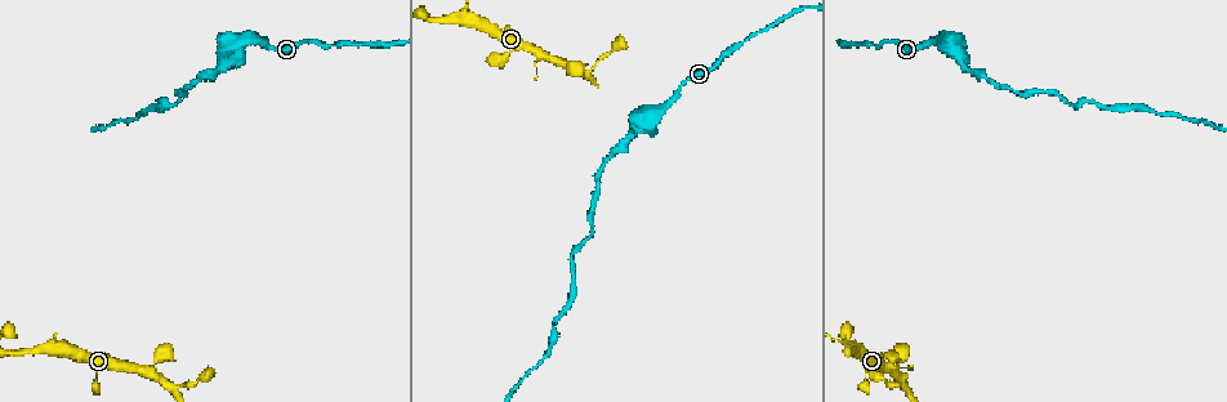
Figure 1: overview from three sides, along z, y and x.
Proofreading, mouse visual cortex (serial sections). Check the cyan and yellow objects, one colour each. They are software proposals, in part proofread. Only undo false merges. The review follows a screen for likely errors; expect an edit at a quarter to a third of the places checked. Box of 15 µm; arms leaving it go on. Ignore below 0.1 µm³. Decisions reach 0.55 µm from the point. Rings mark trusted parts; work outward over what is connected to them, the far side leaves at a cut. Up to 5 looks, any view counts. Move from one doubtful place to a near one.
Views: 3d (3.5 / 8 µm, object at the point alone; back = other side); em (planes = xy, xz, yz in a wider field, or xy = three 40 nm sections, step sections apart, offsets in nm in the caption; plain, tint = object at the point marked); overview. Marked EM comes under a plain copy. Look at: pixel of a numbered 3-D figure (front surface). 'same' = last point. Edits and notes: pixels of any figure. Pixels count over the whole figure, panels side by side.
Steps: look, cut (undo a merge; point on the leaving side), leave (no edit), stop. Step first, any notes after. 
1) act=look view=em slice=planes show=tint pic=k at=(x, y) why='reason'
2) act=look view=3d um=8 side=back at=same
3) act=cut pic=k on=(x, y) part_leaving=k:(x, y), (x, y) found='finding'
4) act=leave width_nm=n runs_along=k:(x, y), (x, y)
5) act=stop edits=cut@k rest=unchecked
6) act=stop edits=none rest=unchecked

act=look view=3d um=3.5 pic=1 at=(162, 356) why='abrupt turn'

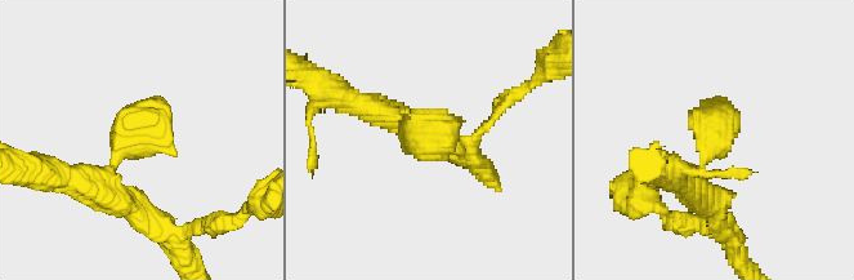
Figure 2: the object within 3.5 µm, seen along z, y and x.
act=look view=em slice=planes show=tint pic=2 at=(136, 133)

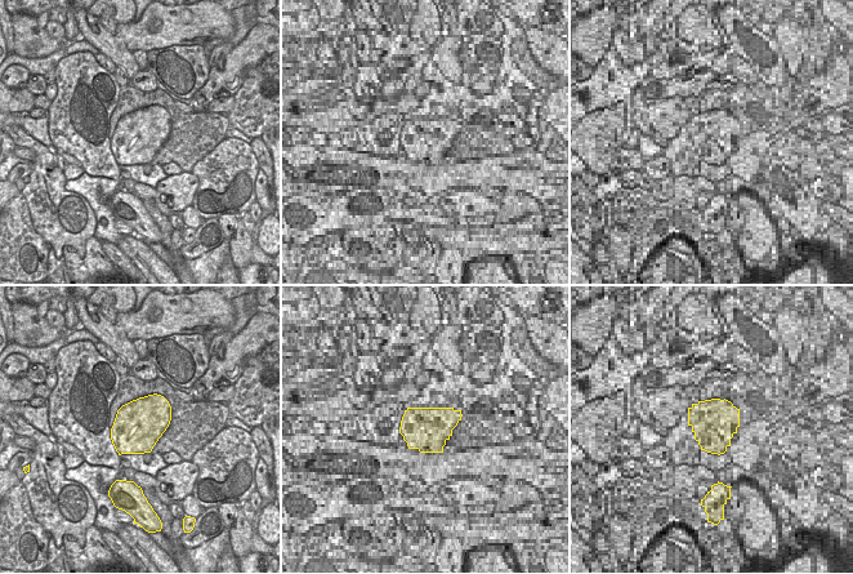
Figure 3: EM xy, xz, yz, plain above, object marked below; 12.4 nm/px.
act=leave runs_along=2:(84, 183), (139, 128), (175, 156) found='one cell here'

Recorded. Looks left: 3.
act=look view=3d um=3.5 pic=1 at=(464, 15) why='thin arm on a thick one'

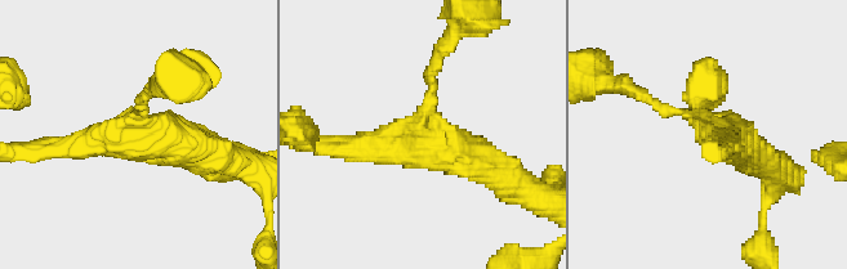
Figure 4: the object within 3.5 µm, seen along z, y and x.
act=look view=em slice=planes show=tint pic=4 at=(708, 125) arms=3 arm_widths_nm=150,300,400 why='need the tissue'

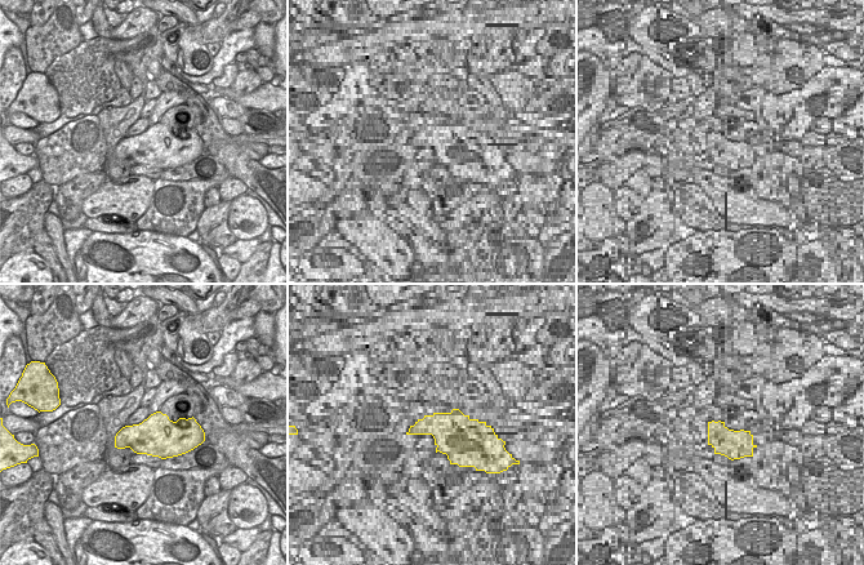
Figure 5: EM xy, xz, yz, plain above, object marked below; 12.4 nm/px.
act=leave runs_along=4:(506, 173), (454, 149), (335, 143) found='one cell here'

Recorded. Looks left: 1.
act=stop edits=none rest=unchecked

